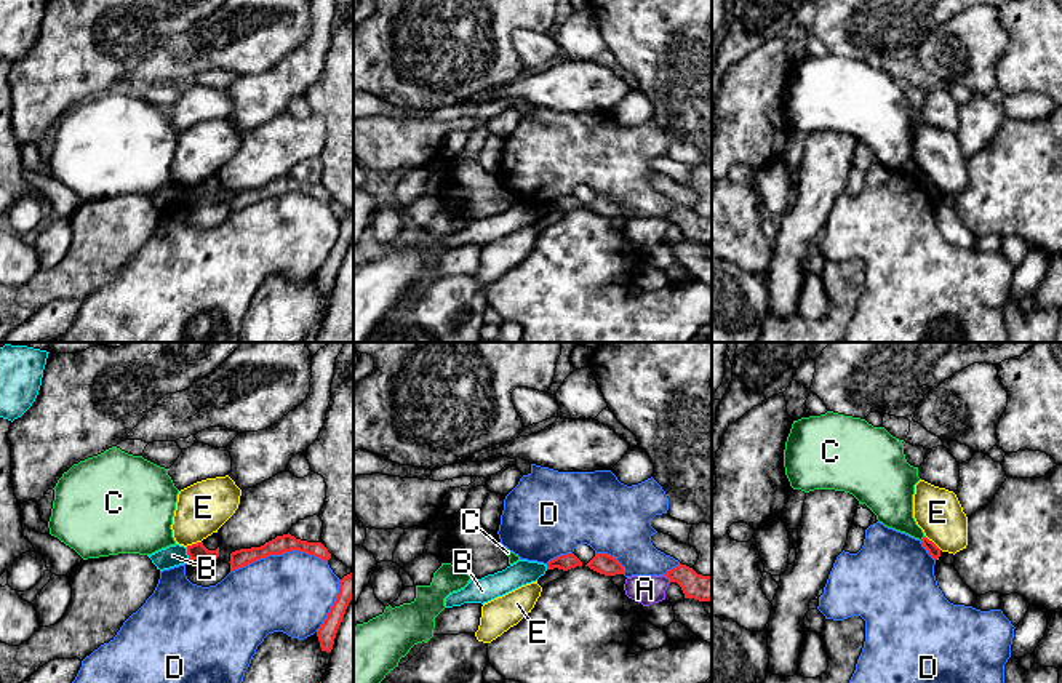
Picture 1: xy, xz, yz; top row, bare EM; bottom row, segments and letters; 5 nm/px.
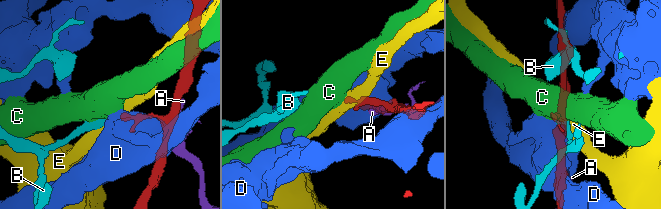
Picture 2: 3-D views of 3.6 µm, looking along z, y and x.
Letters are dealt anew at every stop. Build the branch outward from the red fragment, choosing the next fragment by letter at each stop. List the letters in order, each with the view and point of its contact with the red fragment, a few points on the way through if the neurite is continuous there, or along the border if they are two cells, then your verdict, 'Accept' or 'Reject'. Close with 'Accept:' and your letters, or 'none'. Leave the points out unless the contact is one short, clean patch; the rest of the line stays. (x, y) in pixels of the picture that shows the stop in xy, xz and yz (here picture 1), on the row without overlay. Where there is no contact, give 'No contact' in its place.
A: Touches red at xz (667, 218). Reject
B: Touches red at xy (187, 195). Boundary: xy (186, 189), (189, 200). Reject
C: Touches red at yz (923, 179). Boundary: yz (925, 178), (920, 181). Reject
D: Touches red at xy (279, 195). Reject
E: Touches red at xy (192, 186). Boundary: xy (200, 183), (186, 187). Reject
Accept: none

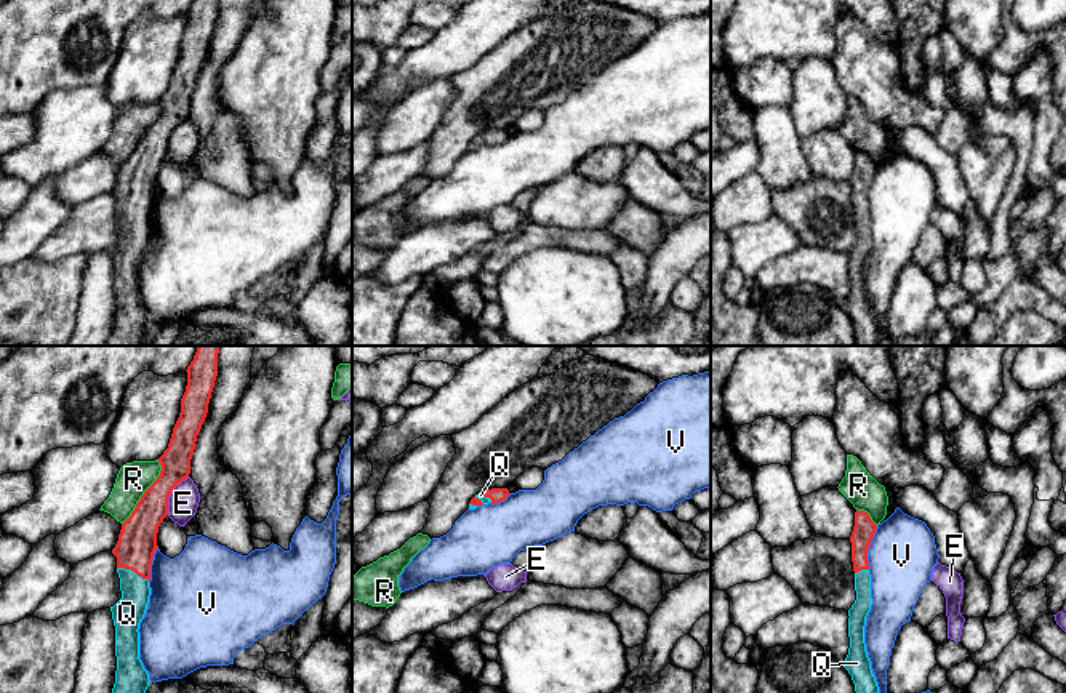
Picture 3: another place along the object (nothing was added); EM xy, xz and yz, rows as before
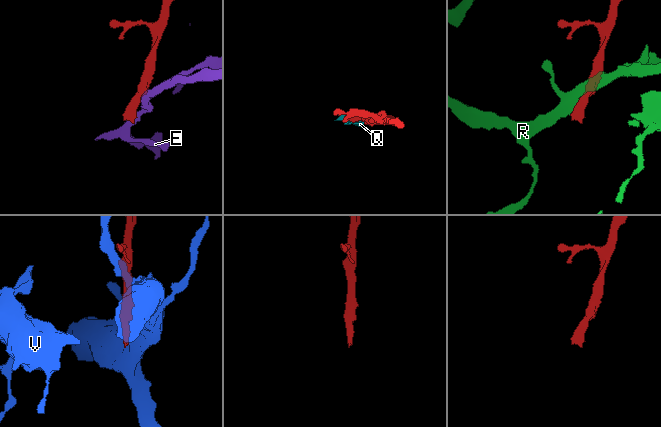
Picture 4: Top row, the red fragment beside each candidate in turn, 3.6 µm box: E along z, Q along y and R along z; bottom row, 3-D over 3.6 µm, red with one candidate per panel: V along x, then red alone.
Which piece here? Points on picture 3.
E: Touches red at xy (170, 135). Boundary: xy (188, 117), (173, 130), (167, 156). Reject
Q: Touches red at xy (133, 212). Path across: xy (136, 186), (133, 212), (133, 247), (127, 255). Accept
R: Touches red at xy (144, 133). Reject
V: Touches red at yz (868, 189). Reject
Accept: Q

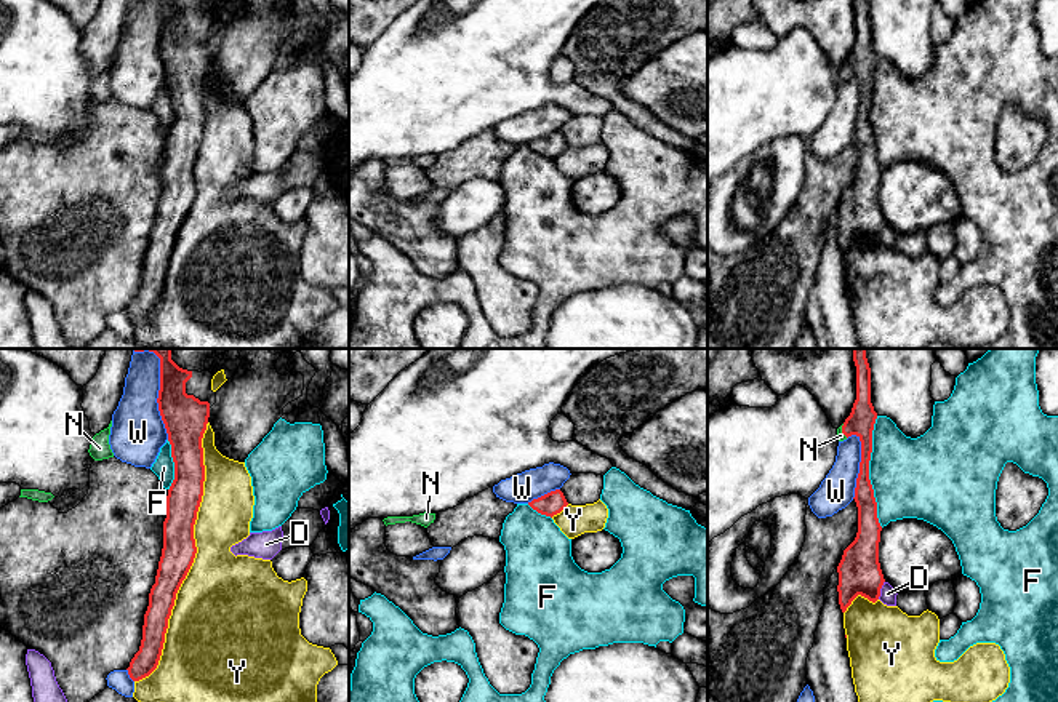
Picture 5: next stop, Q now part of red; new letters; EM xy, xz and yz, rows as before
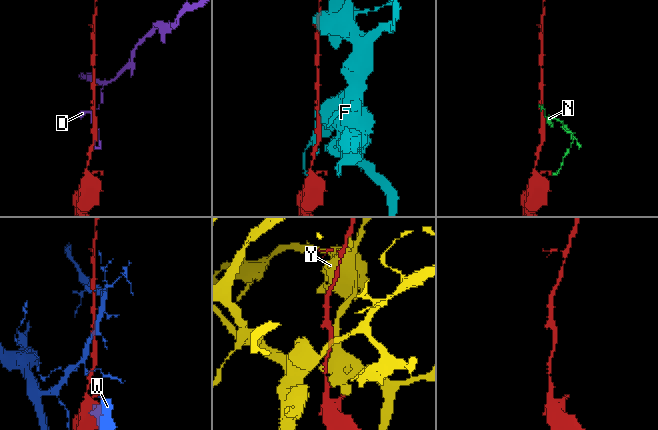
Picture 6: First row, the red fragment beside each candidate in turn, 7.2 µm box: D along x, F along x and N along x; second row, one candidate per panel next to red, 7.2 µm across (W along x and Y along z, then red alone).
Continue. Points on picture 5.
D: Touches red at yz (879, 232). Reject
F: Touches red at yz (868, 114). Reject
N: Touches red at yz (842, 72). Path across: yz (861, 61), (842, 72), (841, 77). Accept
W: Touches red at xy (157, 40). Reject
Y: Touches red at xy (194, 197). Boundary: xy (208, 64), (196, 199), (159, 306), (135, 323). Reject
Accept: N

